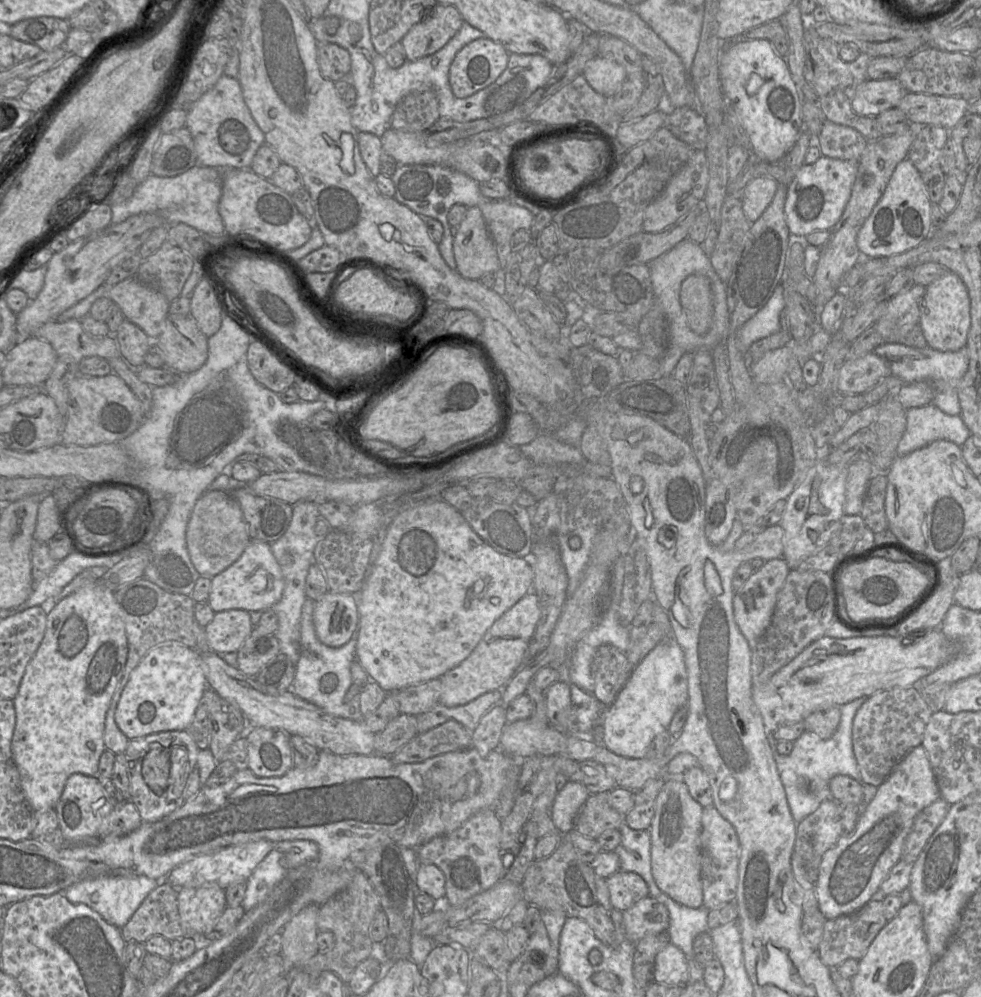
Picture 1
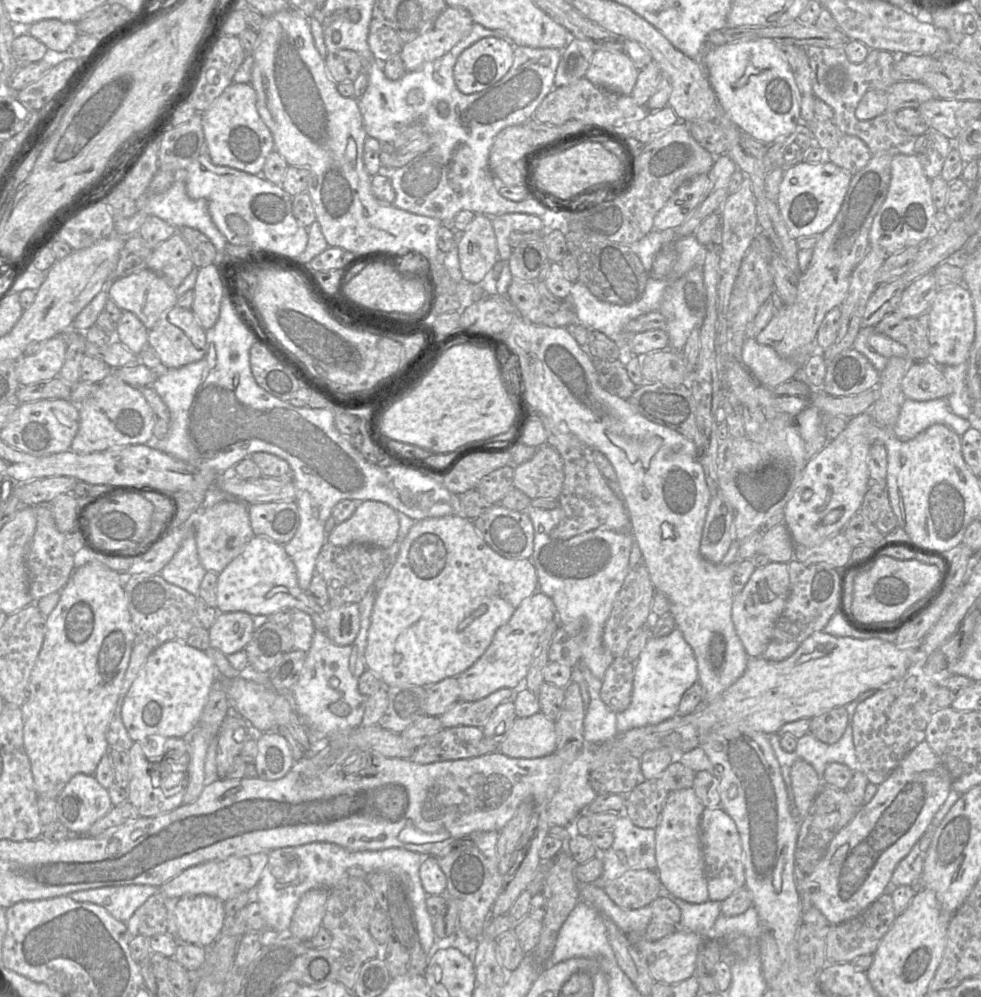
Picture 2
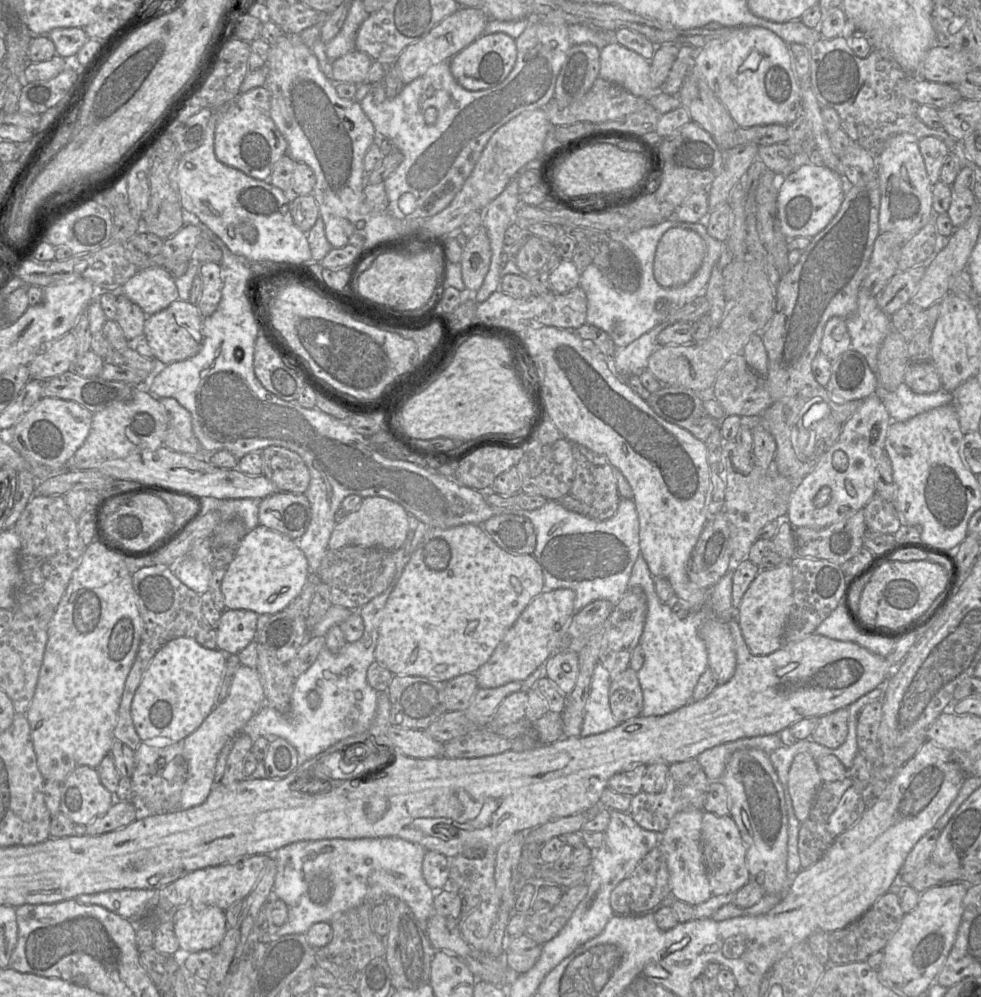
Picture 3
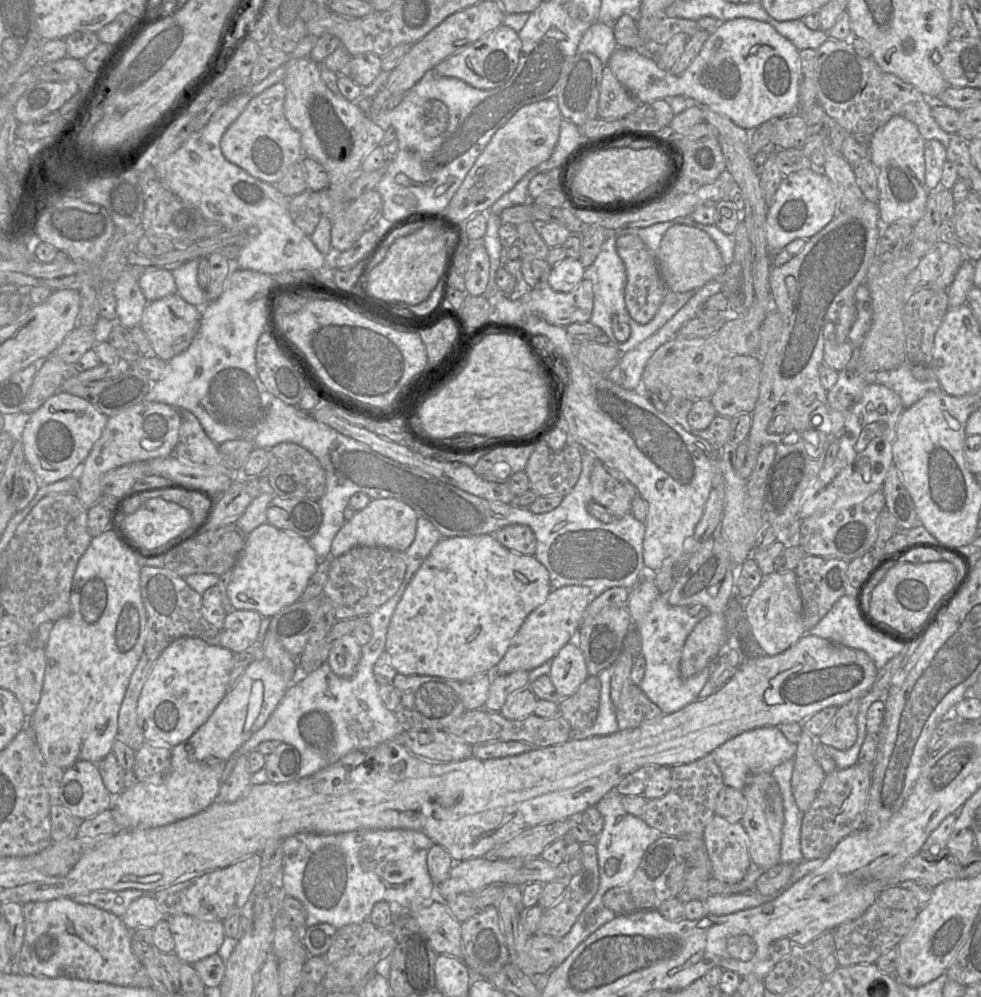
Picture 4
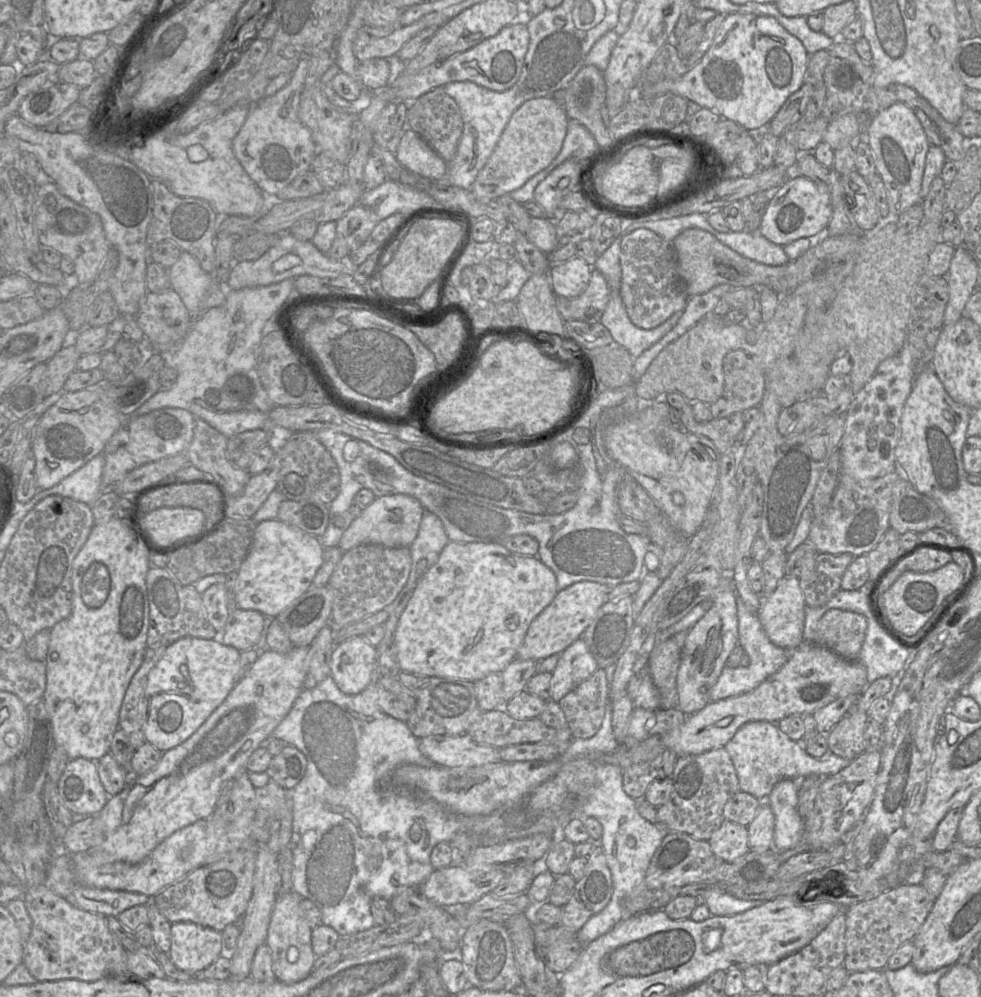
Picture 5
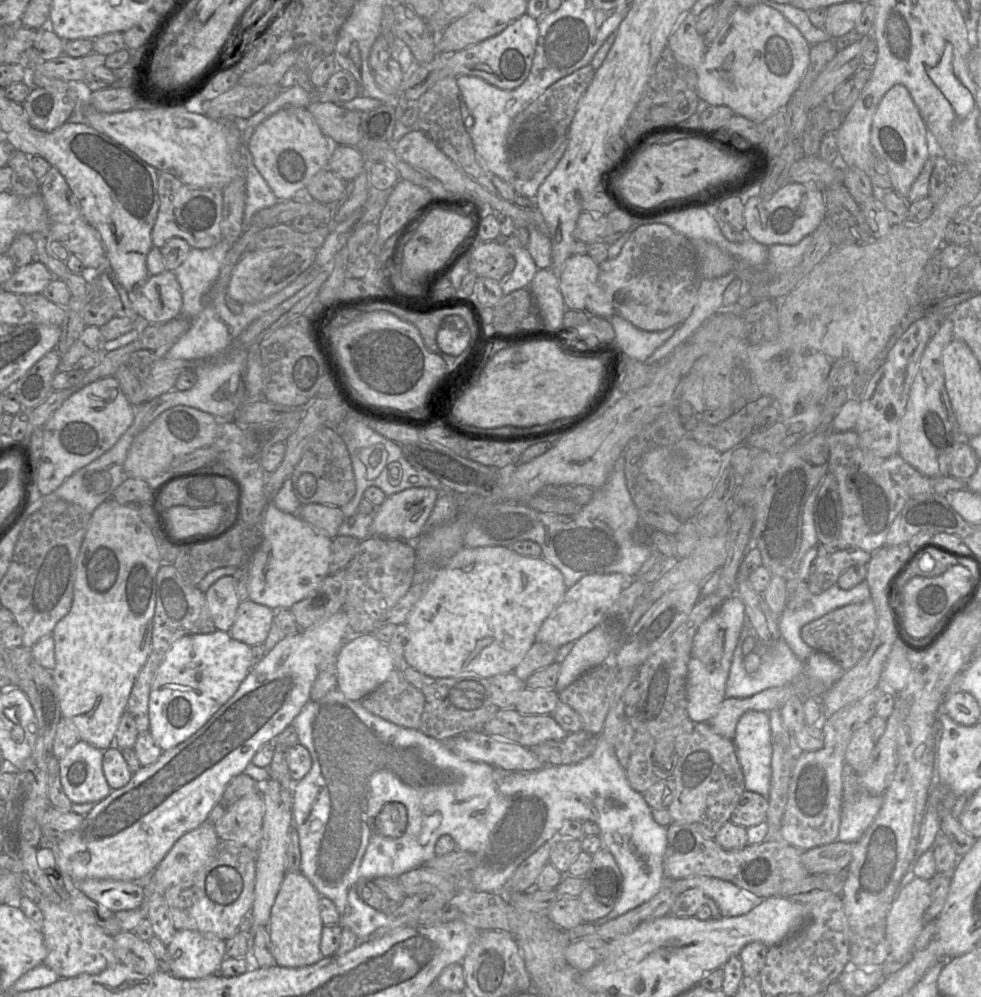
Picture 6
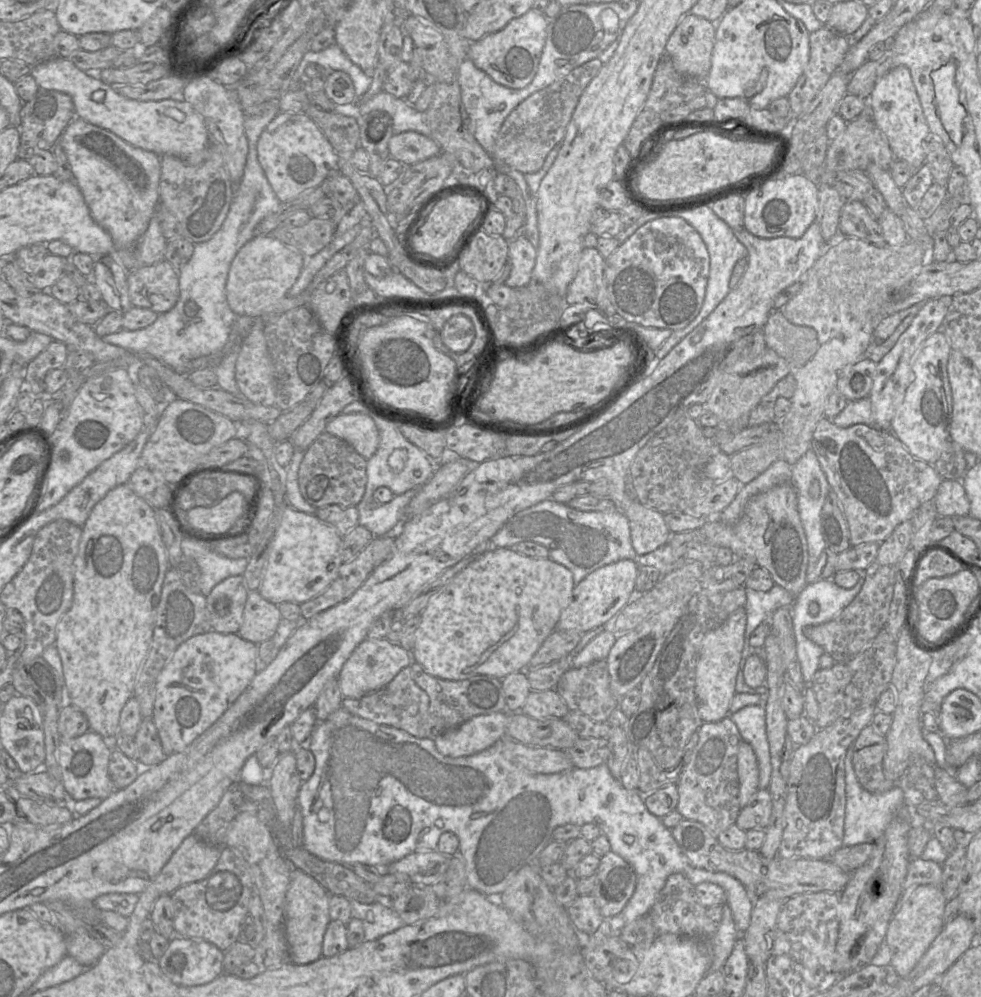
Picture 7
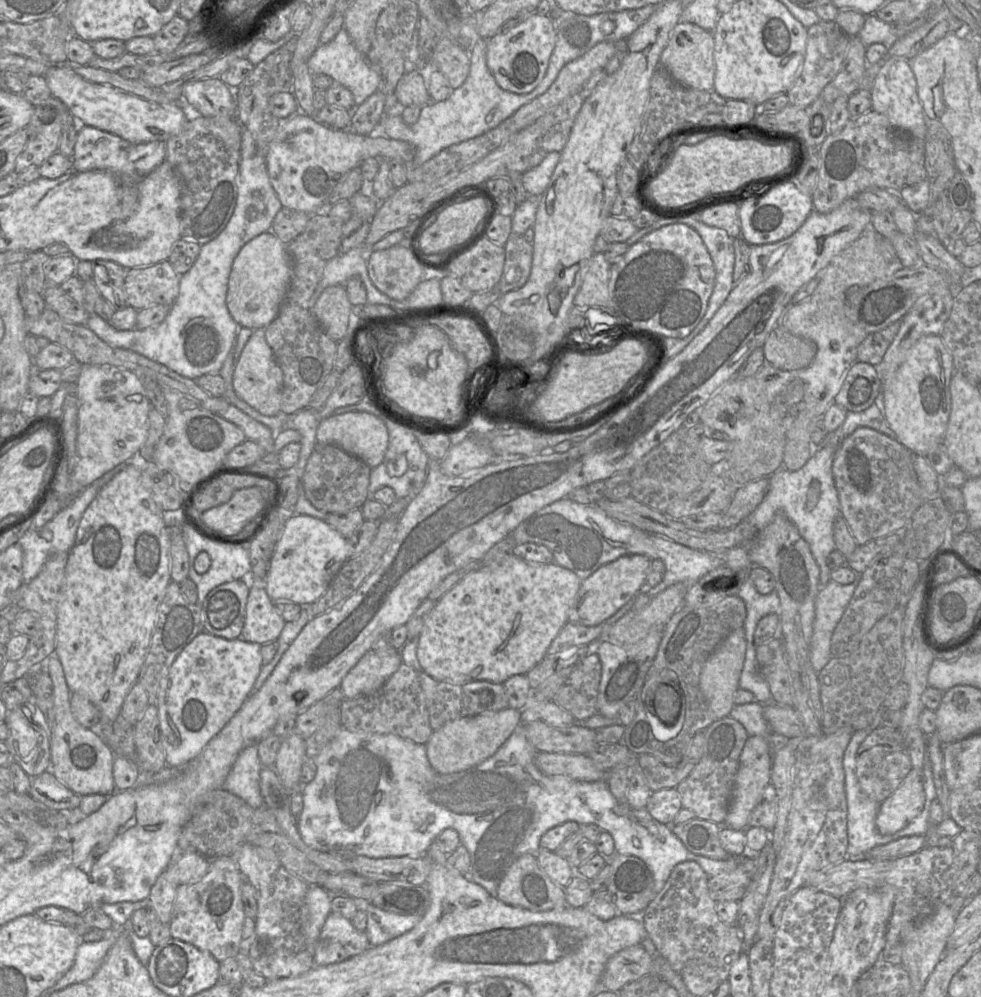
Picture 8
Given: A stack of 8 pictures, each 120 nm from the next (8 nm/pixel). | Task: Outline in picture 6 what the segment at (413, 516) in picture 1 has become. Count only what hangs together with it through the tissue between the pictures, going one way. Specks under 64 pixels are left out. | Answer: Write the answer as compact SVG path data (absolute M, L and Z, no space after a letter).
M507 546L463 547L435 571L427 591L414 605L407 617L405 624L408 629L408 642L403 655L405 663L407 666L432 678L479 676L490 679L500 674L511 673L535 643L536 633L540 626L561 603L566 591L567 587L562 573L542 556L519 555Z

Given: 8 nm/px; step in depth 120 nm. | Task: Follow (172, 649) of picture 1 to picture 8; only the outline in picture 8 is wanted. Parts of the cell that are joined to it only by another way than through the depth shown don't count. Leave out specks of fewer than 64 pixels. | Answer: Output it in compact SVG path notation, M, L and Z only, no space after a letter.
M202 631L184 647L161 679L157 694L157 712L166 765L184 767L201 753L252 693L262 666L261 645L242 638L228 640Z

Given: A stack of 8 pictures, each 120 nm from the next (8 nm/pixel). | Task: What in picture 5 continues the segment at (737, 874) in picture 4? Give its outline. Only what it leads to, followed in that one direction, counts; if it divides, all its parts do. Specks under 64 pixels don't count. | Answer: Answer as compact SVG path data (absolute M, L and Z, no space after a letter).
M726 819L708 840L713 853L726 862L734 862L749 849L747 827Z

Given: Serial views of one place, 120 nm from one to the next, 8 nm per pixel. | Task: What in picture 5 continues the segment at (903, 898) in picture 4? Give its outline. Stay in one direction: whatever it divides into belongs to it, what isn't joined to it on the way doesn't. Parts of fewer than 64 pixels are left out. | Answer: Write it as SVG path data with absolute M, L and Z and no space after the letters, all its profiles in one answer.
M902 883L881 895L855 903L845 909L846 917L846 955L843 966L850 972L884 970L891 955L905 942L912 941L929 915L936 898L921 885Z

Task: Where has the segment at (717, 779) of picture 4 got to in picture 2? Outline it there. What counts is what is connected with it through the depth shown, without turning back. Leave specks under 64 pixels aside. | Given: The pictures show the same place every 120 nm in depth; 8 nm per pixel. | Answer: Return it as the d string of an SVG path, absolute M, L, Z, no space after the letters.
M672 762L659 776L644 780L625 796L623 814L639 828L655 829L668 795L676 790L692 788L696 772L681 762Z

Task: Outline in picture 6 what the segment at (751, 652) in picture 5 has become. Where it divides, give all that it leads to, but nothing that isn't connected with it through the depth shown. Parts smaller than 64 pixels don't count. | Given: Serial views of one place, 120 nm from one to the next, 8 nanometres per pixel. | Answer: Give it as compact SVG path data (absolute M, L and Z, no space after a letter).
M745 615L744 626L740 632L739 639L733 652L729 676L726 682L726 698L747 698L766 689L789 684L799 678L803 671L804 663L798 659L783 638L780 637L770 645L760 644L757 639L757 647L755 651L752 652L758 653L761 664L755 673L747 673L743 663L745 656L742 652L742 644L743 641L752 633L753 629Z

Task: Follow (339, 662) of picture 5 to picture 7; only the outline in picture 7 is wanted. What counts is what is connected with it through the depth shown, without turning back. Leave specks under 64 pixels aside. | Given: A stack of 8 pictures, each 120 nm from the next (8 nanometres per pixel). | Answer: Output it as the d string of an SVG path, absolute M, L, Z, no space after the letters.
M387 639L363 640L344 663L338 683L343 698L360 698L388 685L395 676L414 662L409 651L394 645Z

